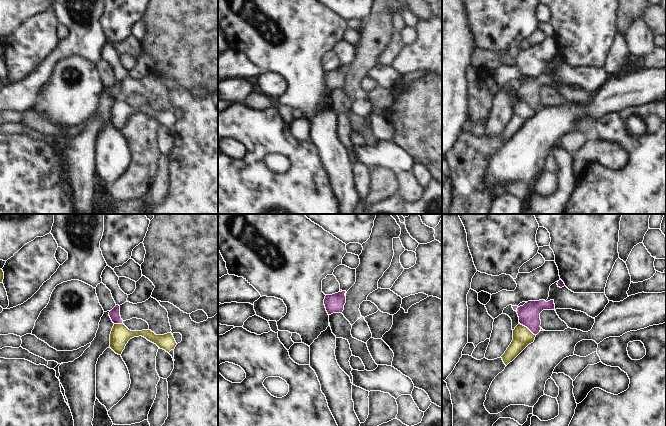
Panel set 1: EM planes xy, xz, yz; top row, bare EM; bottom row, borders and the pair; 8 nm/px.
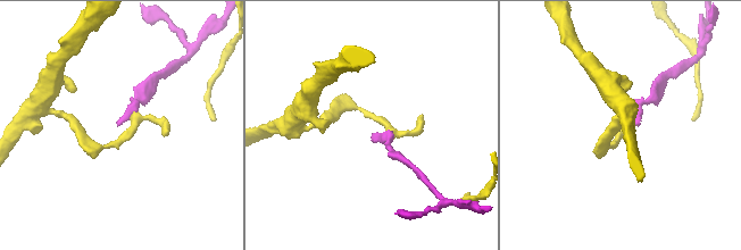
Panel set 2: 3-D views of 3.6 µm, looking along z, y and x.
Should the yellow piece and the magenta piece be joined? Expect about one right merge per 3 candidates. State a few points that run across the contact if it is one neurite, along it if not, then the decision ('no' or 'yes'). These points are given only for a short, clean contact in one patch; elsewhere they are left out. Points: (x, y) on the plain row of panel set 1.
line yz (519, 98), (535, 111); no

